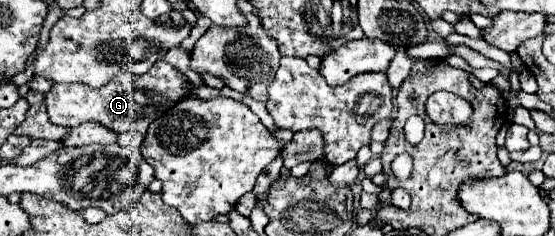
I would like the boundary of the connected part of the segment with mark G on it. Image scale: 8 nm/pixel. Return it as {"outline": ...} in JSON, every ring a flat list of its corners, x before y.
{"outline":[[158,60,146,74,134,76,130,84,130,74,120,74,116,80,108,82,100,90,90,90,82,84,54,84,46,94,46,108,52,124,74,128,82,122,100,122,102,126,122,134,134,130,138,134,146,134,150,122,160,118,178,98,184,98,188,88,184,86,184,76,178,74,174,66,164,60]]}

